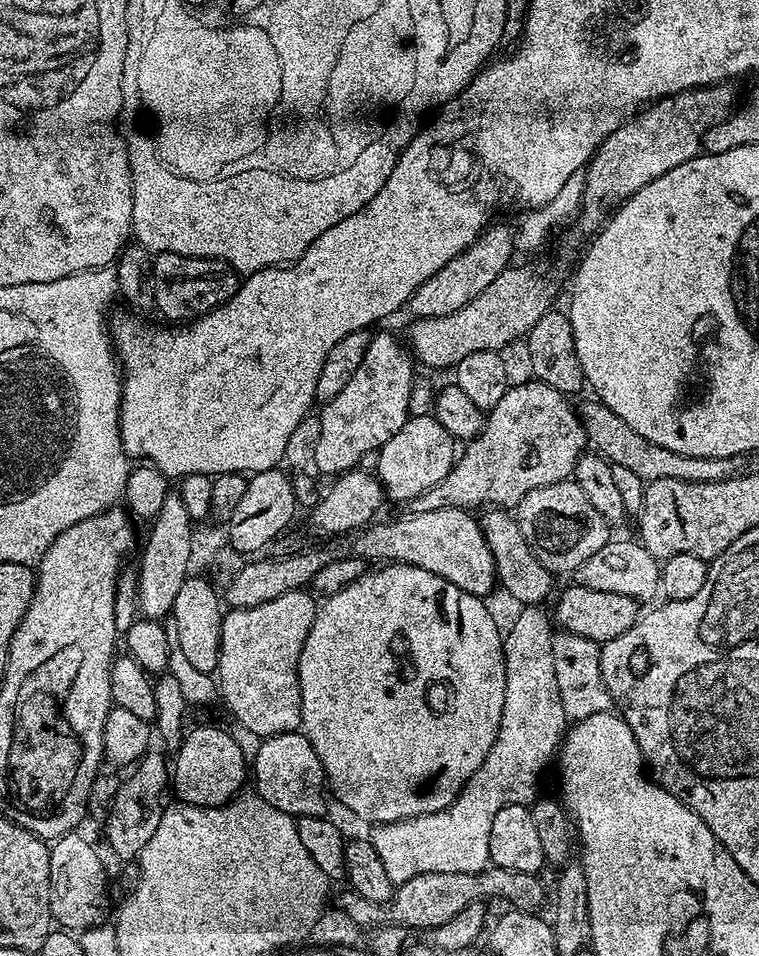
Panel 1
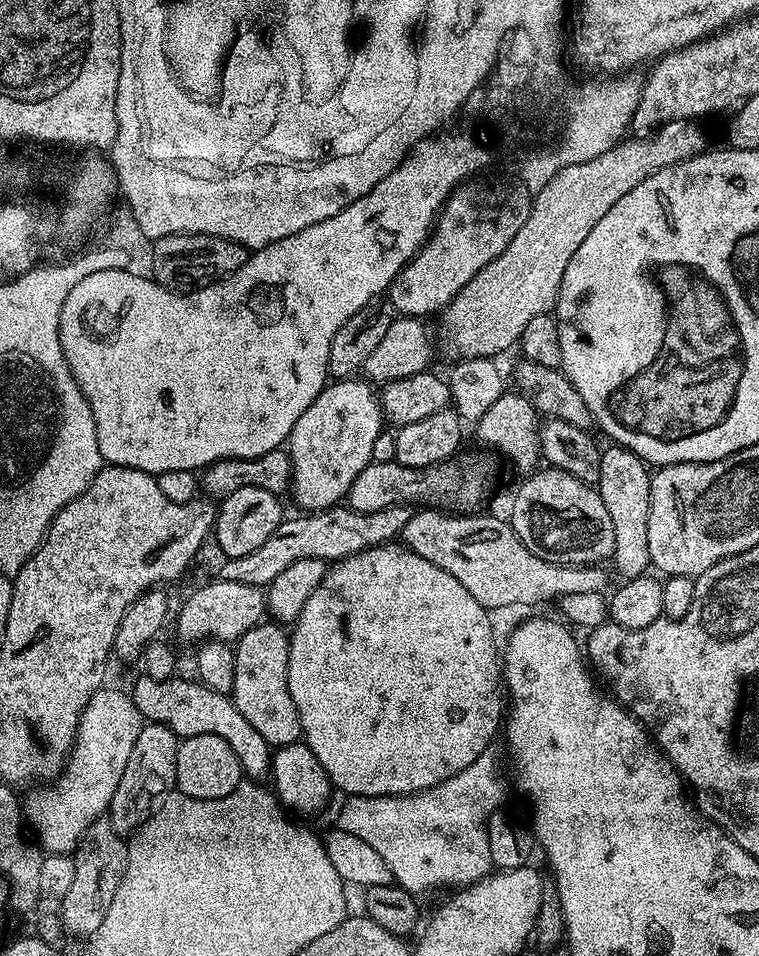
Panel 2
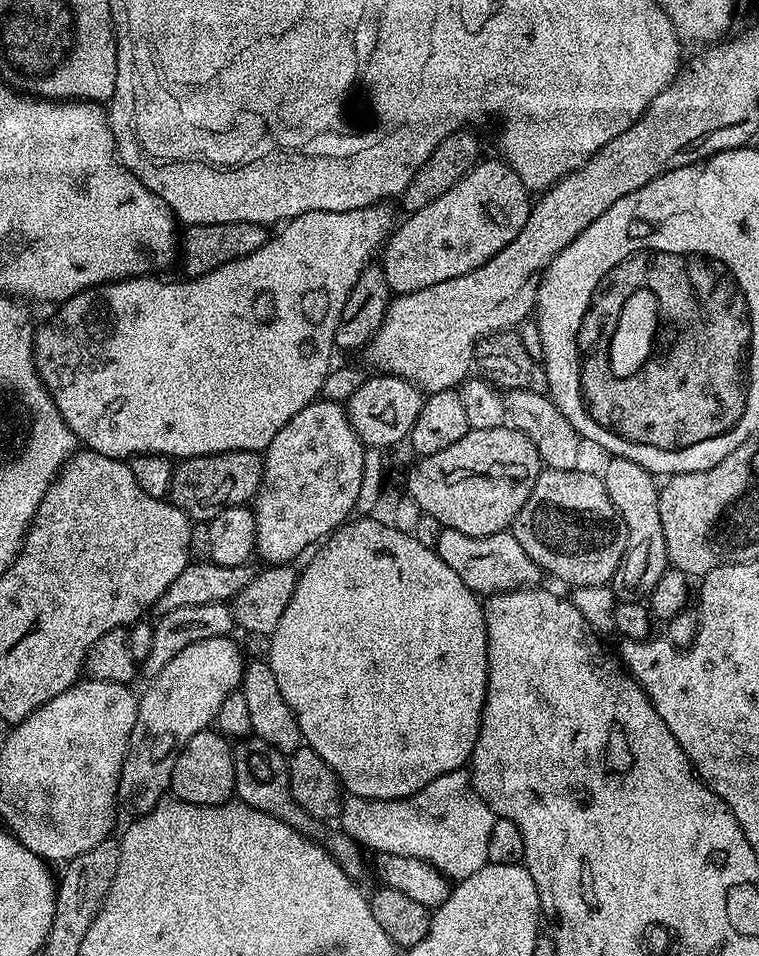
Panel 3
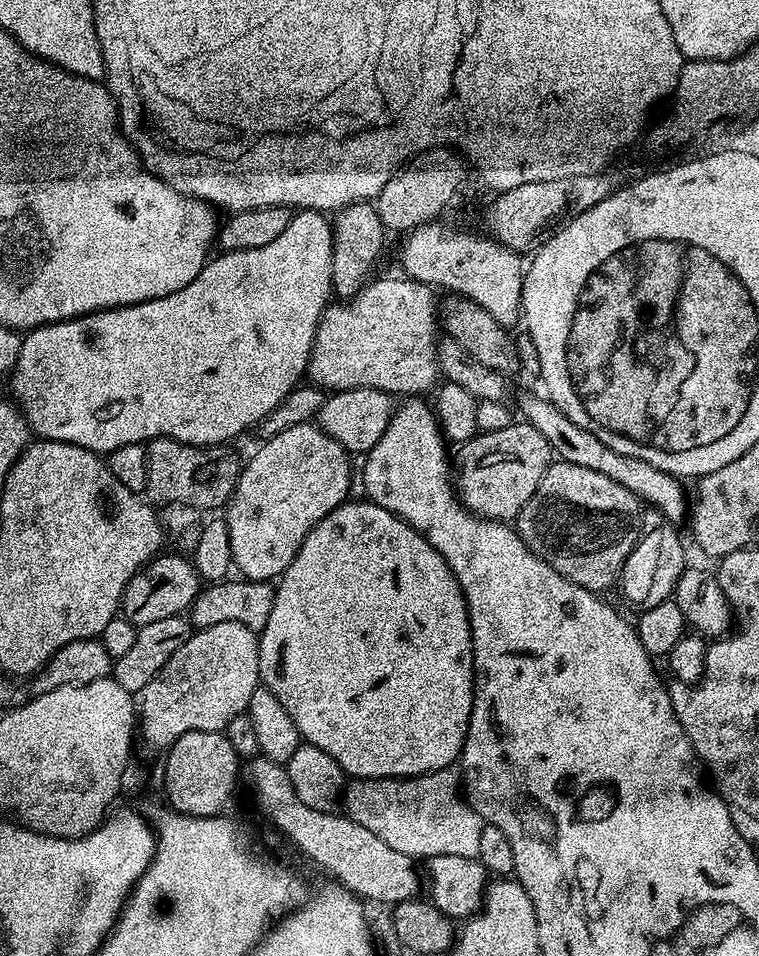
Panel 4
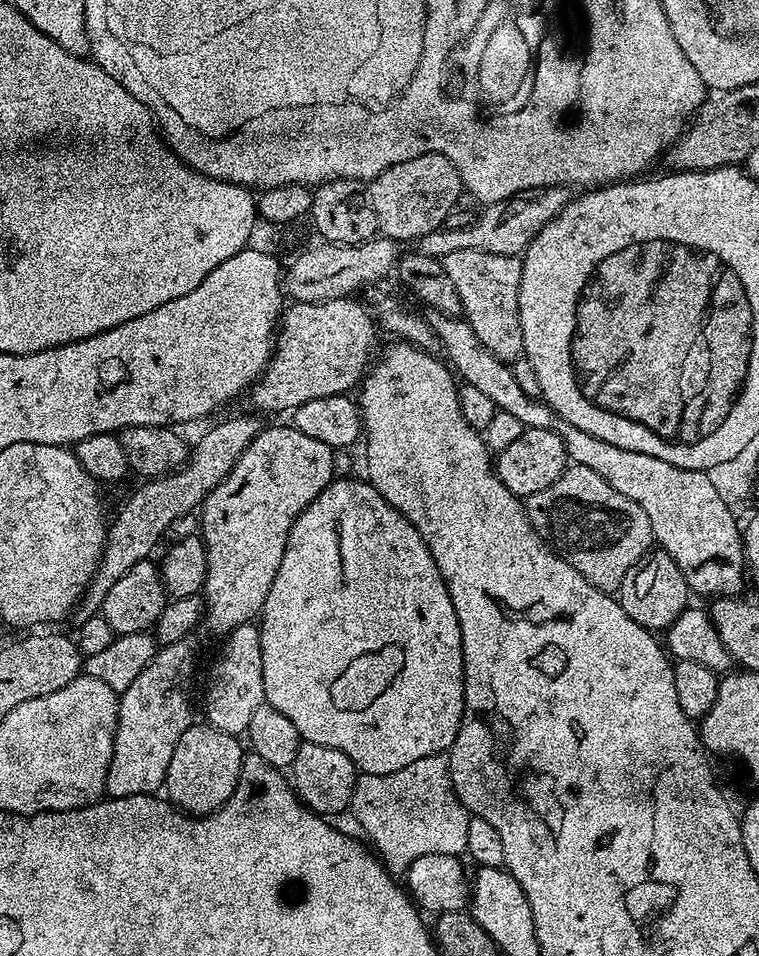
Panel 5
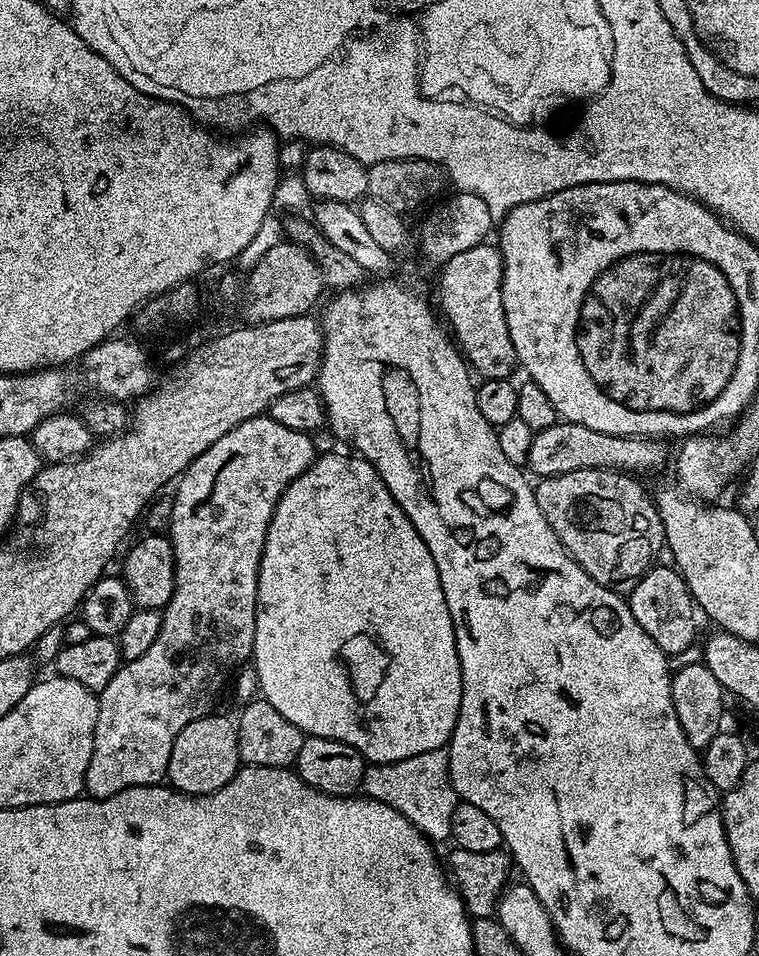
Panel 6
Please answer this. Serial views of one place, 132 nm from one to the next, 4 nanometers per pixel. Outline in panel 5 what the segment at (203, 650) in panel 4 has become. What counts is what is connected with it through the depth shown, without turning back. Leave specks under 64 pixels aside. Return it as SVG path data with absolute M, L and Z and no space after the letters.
M255 623L236 627L227 636L210 672L208 689L204 692L204 712L207 723L237 738L243 737L250 726L250 717L264 699L262 677L261 636Z

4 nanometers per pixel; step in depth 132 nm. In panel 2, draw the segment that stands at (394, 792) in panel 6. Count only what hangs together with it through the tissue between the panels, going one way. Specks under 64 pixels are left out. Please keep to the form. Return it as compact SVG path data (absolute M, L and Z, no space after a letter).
M495 751L478 754L466 770L446 778L420 792L408 796L348 796L334 821L335 827L362 838L369 846L378 850L382 862L390 866L393 881L413 894L428 892L431 888L444 888L447 884L465 886L475 883L493 871L490 858L490 838L488 837L488 819L503 804L504 780L500 777L500 768L496 765Z

